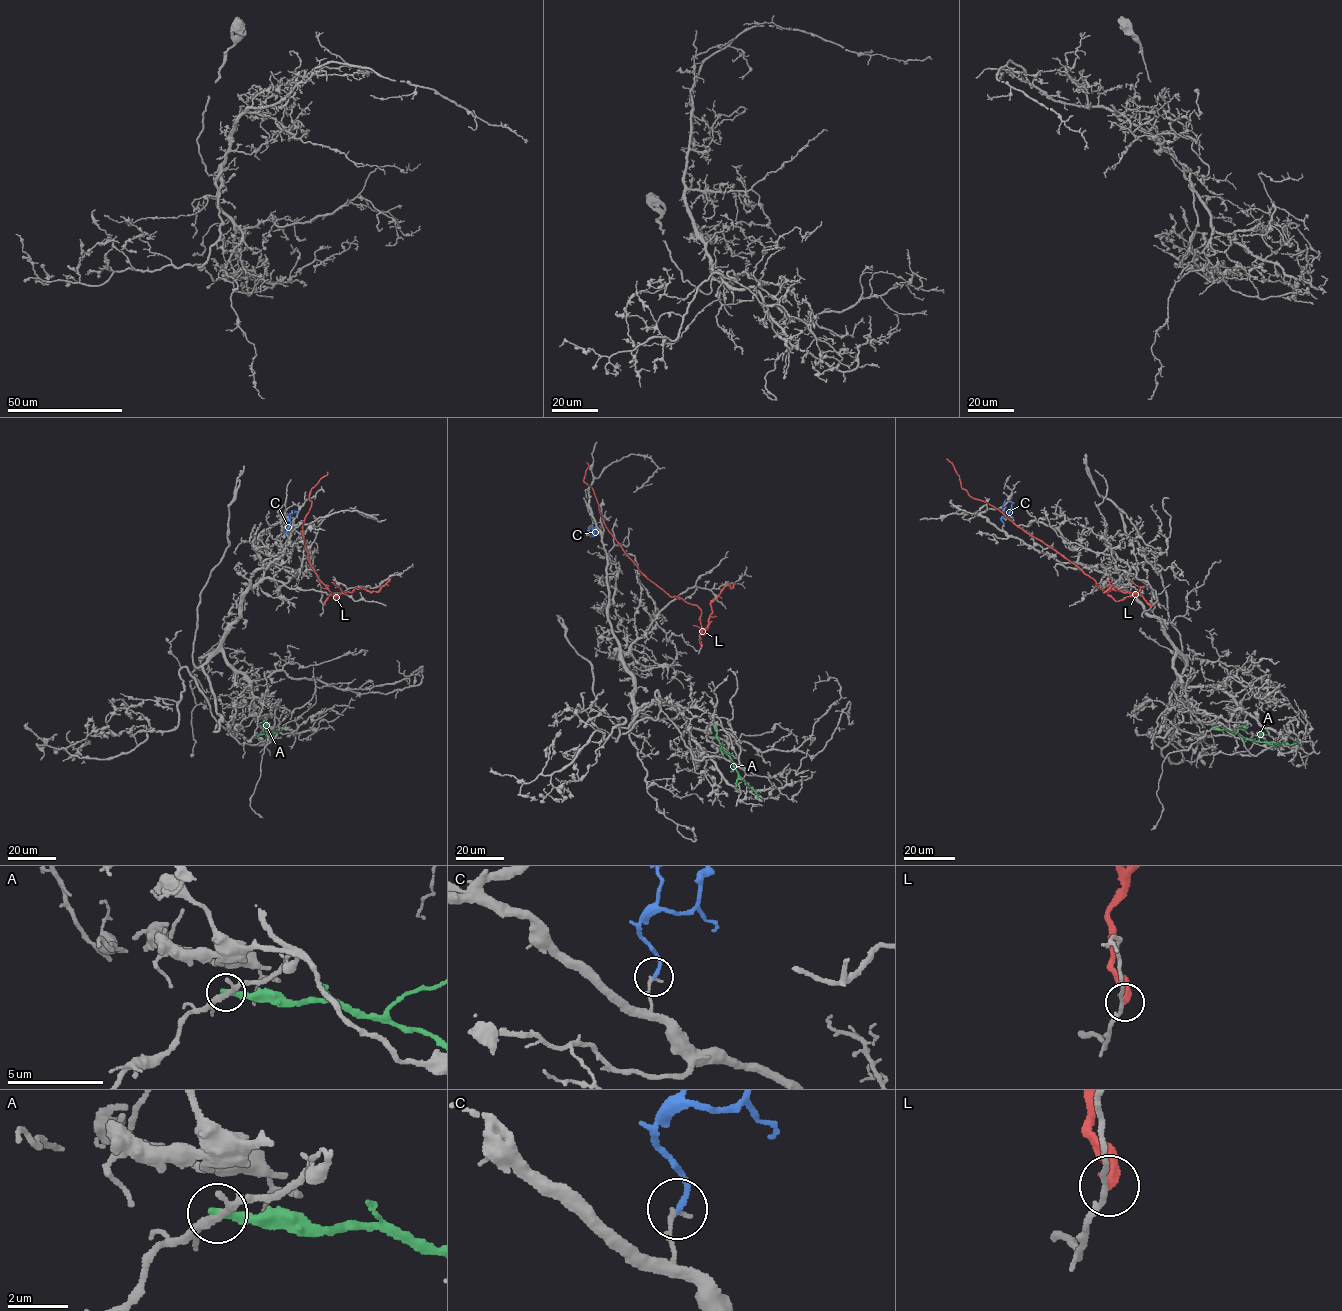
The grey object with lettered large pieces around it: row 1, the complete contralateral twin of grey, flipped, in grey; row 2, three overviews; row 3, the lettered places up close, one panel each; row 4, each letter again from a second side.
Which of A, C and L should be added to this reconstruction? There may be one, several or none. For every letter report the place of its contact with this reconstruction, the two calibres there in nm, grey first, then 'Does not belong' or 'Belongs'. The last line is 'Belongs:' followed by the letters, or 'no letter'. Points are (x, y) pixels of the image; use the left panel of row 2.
A: Touches grey at (264, 720). Thickness 200 nm (grey) against 280 nm. Does not belong
C: Touches grey at (286, 534). Thickness 150 nm (grey) against 200 nm. Does not belong
L: Touches grey at (323, 605). Thickness 160 nm (grey) against 440 nm. Does not belong
Belongs: no letter

